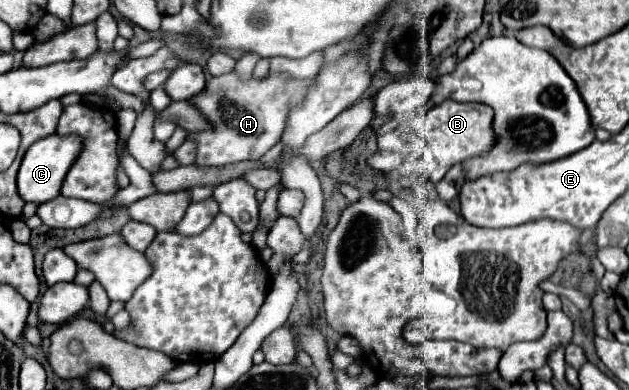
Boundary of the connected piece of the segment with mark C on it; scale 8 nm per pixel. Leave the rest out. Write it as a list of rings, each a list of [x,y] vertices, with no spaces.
[[[52,134],[50,138],[42,138],[34,142],[34,146],[24,154],[20,170],[18,170],[18,194],[24,202],[34,202],[34,204],[44,204],[48,200],[54,200],[60,194],[60,186],[64,182],[66,170],[74,162],[78,148],[82,148],[80,138],[76,136],[58,136]]]

